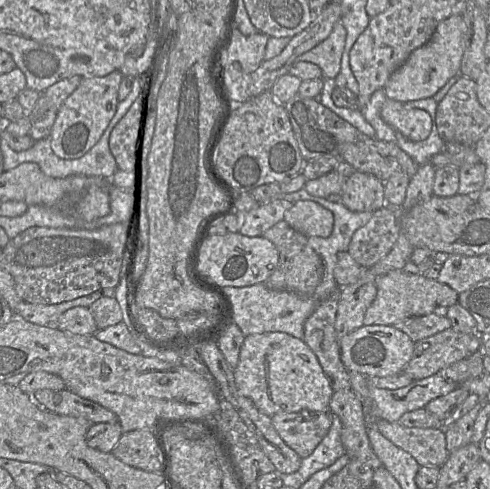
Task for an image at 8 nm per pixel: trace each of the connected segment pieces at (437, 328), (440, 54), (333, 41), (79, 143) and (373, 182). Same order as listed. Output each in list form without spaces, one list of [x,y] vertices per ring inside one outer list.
[[[430,313],[404,319],[393,326],[408,335],[413,342],[417,342],[451,328],[451,323],[447,316]]]
[[[452,15],[441,21],[431,39],[415,49],[407,60],[388,79],[384,89],[388,99],[408,102],[433,96],[460,72],[465,44],[466,26],[461,15]]]
[[[338,21],[330,35],[311,50],[298,56],[296,62],[306,61],[318,65],[324,78],[334,79],[341,71],[341,60],[346,44],[346,29]]]
[[[119,71],[103,77],[85,77],[58,109],[50,134],[52,151],[61,159],[81,158],[99,140],[113,118],[118,102],[117,91],[123,79]]]
[[[355,170],[346,178],[342,203],[354,212],[375,212],[385,204],[384,182],[372,174]]]

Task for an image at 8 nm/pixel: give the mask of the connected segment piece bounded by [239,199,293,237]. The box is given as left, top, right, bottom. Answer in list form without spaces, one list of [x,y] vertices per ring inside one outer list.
[[[273,199],[245,214],[242,214],[242,225],[239,233],[248,237],[262,236],[263,232],[283,220],[284,213],[293,206],[285,199]]]

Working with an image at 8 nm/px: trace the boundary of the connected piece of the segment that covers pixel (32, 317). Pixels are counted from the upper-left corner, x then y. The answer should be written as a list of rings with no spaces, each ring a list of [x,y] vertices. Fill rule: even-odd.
[[[104,288],[87,296],[59,304],[31,304],[21,301],[14,310],[14,317],[21,317],[31,323],[55,328],[57,321],[69,309],[74,307],[89,307],[101,297],[115,297],[115,288]]]

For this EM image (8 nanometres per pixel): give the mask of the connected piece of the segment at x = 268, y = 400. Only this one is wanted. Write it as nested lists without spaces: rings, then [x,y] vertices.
[[[269,332],[247,335],[240,349],[239,361],[234,369],[234,378],[241,394],[252,400],[263,413],[272,416],[281,412],[327,412],[334,393],[320,363],[303,339],[284,332]]]

